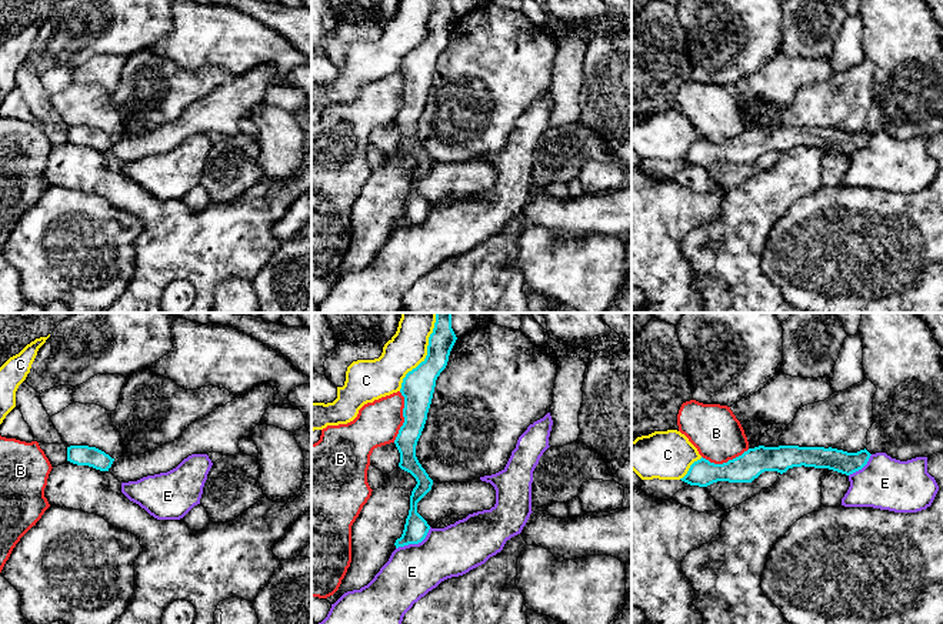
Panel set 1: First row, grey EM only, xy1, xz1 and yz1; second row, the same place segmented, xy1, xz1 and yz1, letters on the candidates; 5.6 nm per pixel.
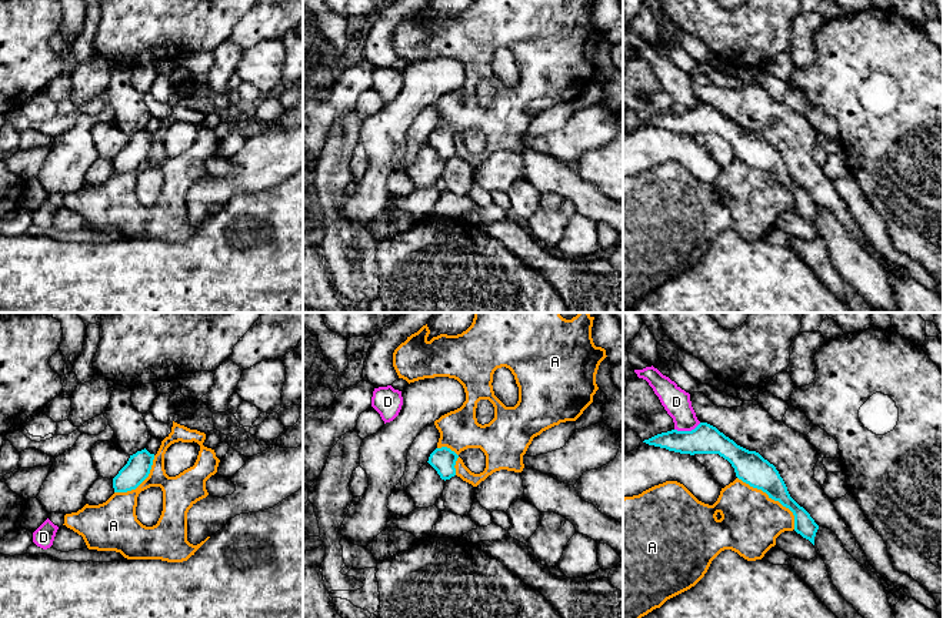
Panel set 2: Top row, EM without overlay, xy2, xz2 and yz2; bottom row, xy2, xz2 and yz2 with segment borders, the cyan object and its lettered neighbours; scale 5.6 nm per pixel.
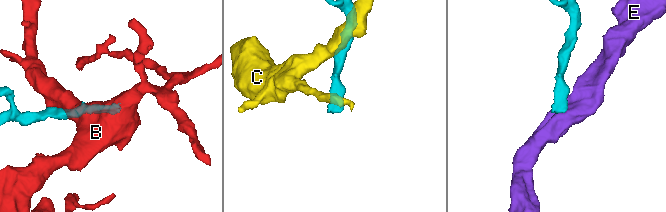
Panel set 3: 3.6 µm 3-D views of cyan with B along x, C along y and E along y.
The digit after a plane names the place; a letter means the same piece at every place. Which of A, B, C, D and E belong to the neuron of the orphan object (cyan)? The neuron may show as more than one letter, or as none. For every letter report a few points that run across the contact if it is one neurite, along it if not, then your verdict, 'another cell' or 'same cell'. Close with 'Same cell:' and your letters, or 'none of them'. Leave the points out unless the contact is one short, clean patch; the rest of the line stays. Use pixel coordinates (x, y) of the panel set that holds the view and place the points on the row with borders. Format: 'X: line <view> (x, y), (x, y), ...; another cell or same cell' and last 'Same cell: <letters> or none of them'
A: another cell
B: another cell
C: another cell
D: line yz2 (700, 423), (690, 430), (675, 430); another cell
E: line xz1 (430, 527), (420, 541), (396, 549); another cell
Same cell: none of them

